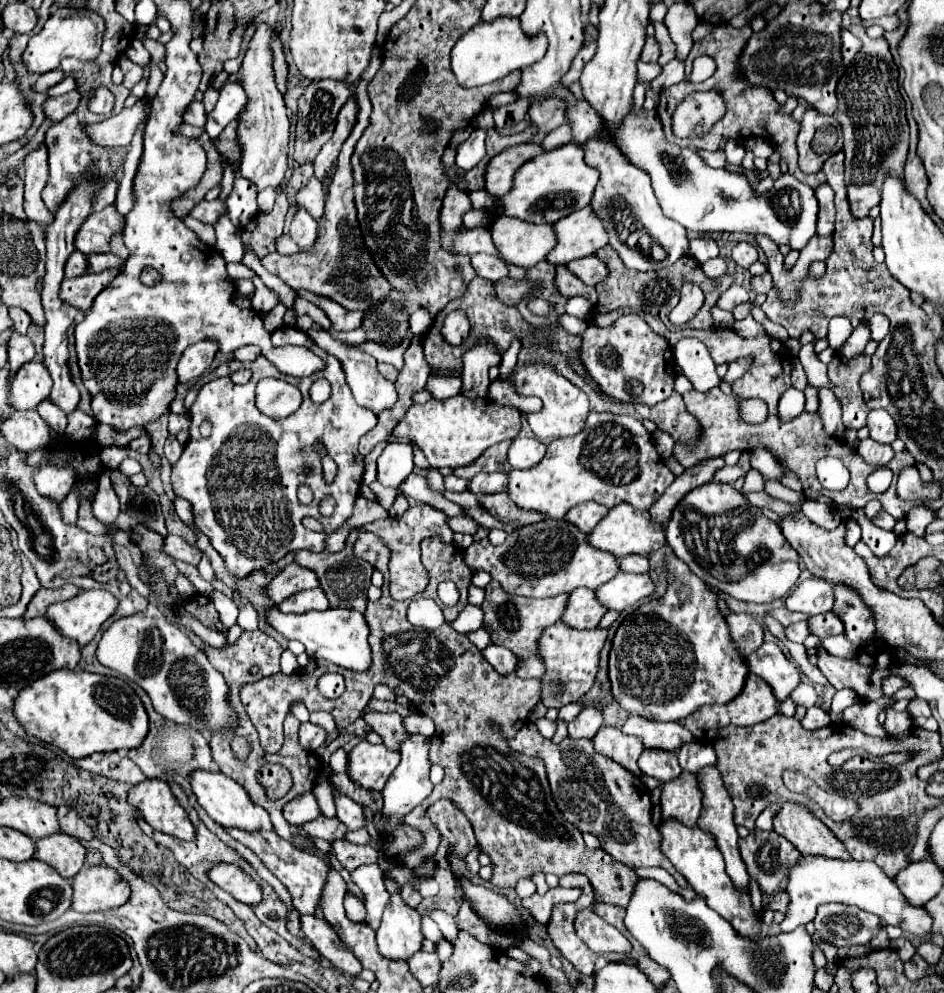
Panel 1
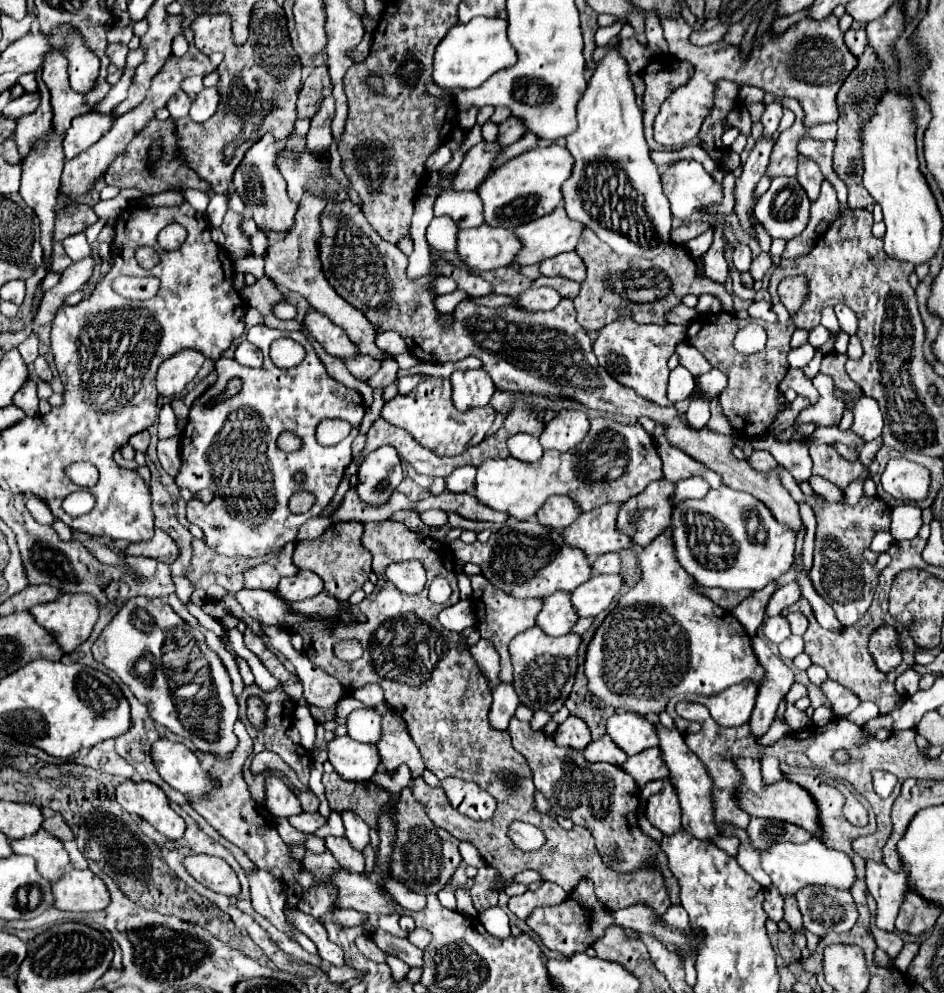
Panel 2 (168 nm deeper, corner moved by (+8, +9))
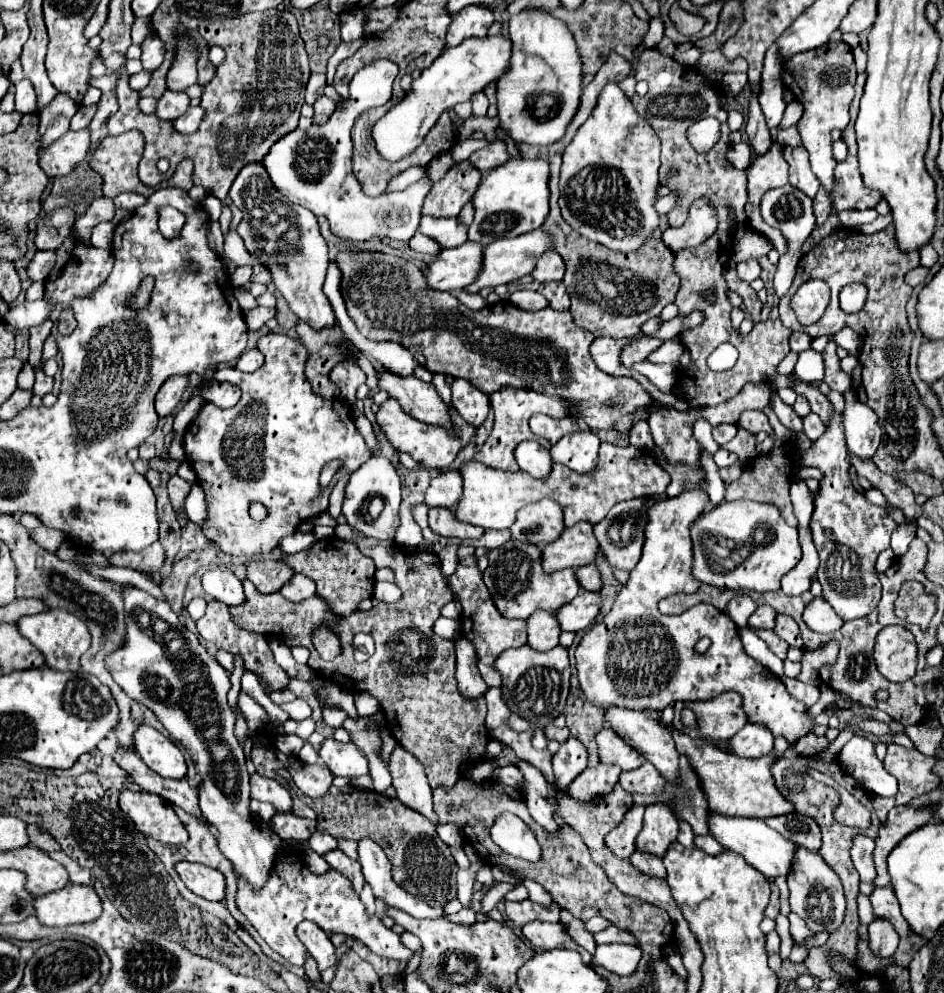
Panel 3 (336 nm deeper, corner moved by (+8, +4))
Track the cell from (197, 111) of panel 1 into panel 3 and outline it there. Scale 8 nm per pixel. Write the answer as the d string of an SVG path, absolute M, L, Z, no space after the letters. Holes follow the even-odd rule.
M166 91L156 105L156 117L164 119L164 121L174 121L178 119L190 105L190 99L186 93L174 93L174 91Z

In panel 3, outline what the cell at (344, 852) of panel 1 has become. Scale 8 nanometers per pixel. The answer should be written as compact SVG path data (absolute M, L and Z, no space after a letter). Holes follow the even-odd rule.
M340 849L326 853L324 859L326 859L326 863L330 865L330 869L342 873L344 877L348 877L348 879L352 881L352 887L354 887L356 893L362 891L362 887L364 887L364 877L362 877L362 871L360 871L360 863L358 863L358 861L350 859L350 857L344 855Z

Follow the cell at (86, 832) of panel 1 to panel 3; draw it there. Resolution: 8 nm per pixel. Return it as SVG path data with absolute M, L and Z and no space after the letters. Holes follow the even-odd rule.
M28 825L28 839L30 839L30 845L32 847L38 847L42 849L44 853L52 853L52 851L60 851L60 845L54 841L52 835L44 833L42 829L38 829L36 825Z

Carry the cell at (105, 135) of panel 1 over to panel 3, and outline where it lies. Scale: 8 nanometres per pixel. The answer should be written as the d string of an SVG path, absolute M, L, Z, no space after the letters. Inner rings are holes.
M88 129L76 133L70 131L64 137L60 137L60 141L48 145L44 153L40 153L38 165L50 179L58 175L68 175L80 161L84 161L88 149L90 149L90 131Z

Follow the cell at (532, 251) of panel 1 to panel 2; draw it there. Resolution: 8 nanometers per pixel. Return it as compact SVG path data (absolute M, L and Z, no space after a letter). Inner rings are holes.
M488 224L462 230L458 240L458 256L472 270L494 270L508 266L518 250L520 240L516 240L514 230L488 228Z

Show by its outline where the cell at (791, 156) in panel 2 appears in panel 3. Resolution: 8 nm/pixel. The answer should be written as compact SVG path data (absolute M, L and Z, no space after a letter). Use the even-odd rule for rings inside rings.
M774 143L766 155L756 157L752 165L746 169L746 179L748 179L748 201L744 205L744 211L746 211L748 225L754 231L768 235L774 243L774 249L780 255L784 255L786 249L784 235L772 229L760 215L762 195L772 187L784 187L788 183L788 163L782 157L782 145Z

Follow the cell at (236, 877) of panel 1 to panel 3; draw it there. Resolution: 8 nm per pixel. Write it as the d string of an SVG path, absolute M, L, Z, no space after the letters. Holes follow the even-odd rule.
M184 861L176 865L176 873L194 895L200 895L208 901L222 901L226 895L224 875L216 869Z

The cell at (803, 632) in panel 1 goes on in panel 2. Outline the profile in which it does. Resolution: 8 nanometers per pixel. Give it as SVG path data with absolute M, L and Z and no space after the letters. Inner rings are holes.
M776 616L776 618L768 618L766 624L762 626L764 628L764 634L770 642L774 644L780 644L782 640L786 640L792 632L788 628L788 620L784 616Z

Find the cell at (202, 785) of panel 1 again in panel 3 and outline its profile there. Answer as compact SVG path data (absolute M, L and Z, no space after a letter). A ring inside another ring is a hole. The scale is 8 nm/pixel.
M146 723L134 731L134 751L164 779L182 779L186 775L186 761L176 743Z

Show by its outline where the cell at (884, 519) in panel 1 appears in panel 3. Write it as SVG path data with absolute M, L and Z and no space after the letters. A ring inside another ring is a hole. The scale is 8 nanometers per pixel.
M832 411L826 433L812 443L810 449L798 453L798 465L818 467L824 471L810 521L812 539L820 555L816 577L824 589L824 599L844 621L866 617L876 609L882 591L874 571L876 559L884 549L890 547L890 535L898 525L882 507L870 503L858 489L854 489L848 473L850 461L844 443L842 413Z

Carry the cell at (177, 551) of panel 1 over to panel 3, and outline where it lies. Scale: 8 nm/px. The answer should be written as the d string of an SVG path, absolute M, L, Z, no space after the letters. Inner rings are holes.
M156 541L154 545L150 545L148 549L140 551L140 553L116 553L112 557L108 557L108 563L112 567L128 567L140 573L156 573L160 571L162 563L164 563L164 549L160 545L160 541Z

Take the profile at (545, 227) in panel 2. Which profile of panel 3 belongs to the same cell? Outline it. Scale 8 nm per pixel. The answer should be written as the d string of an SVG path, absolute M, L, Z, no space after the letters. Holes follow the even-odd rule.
M536 229L536 231L530 231L530 233L524 233L520 237L514 237L514 239L500 239L500 241L494 241L492 245L484 247L484 257L482 257L482 267L480 267L480 275L476 275L476 281L472 281L472 285L464 287L466 293L478 293L480 289L484 287L498 287L502 283L512 283L512 281L518 281L522 279L524 275L532 273L534 265L536 265L536 259L552 249L552 237L548 233L544 233L542 229Z

